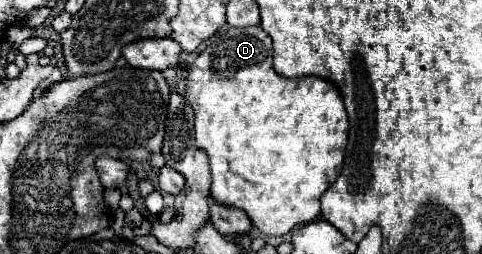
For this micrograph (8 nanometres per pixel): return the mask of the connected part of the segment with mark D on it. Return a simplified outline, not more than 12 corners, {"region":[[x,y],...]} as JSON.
{"region":[[260,25],[186,77],[212,197],[266,235],[320,215],[348,113]]}

